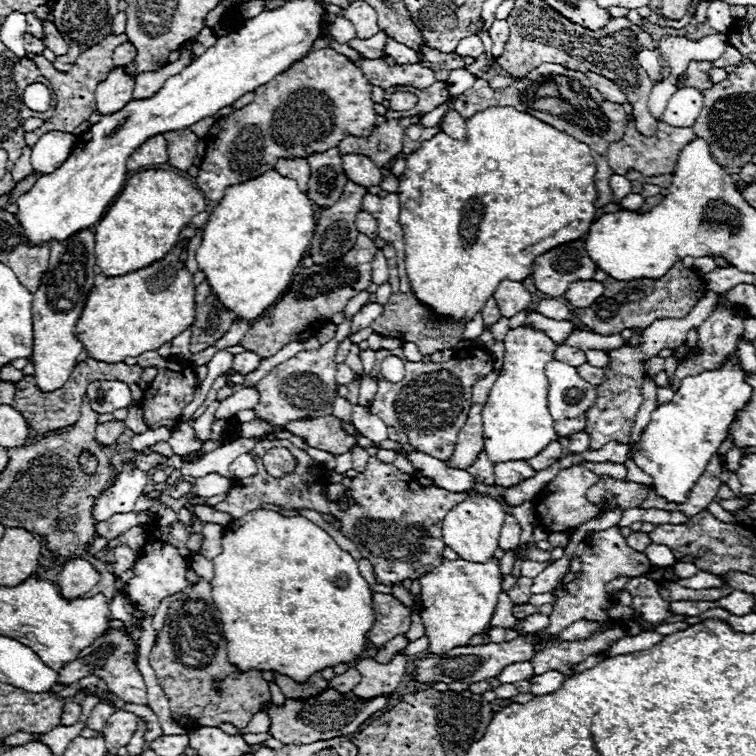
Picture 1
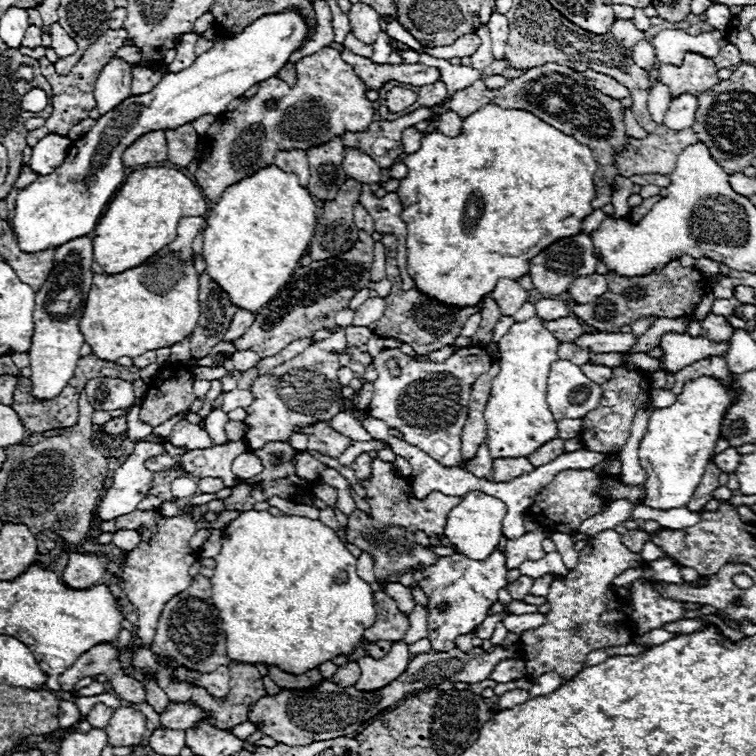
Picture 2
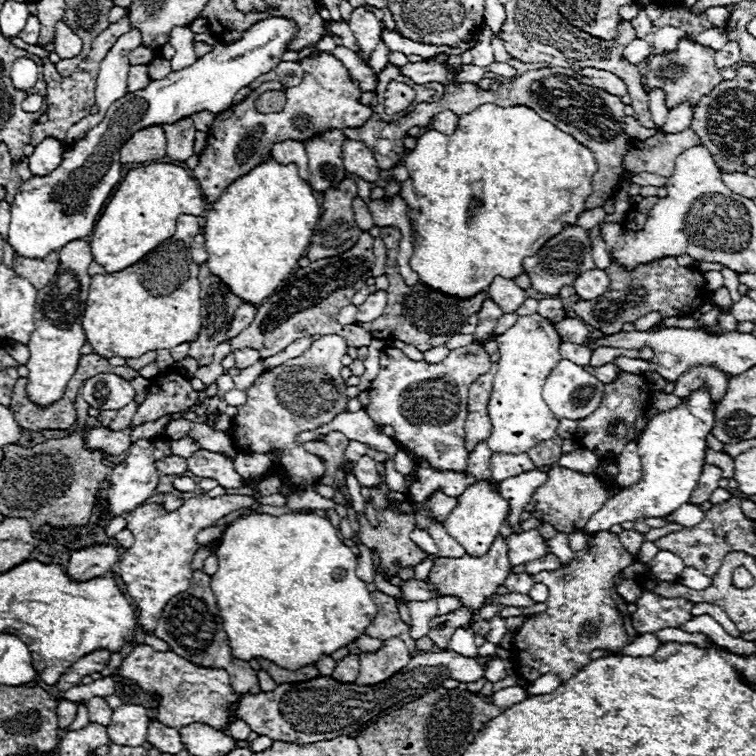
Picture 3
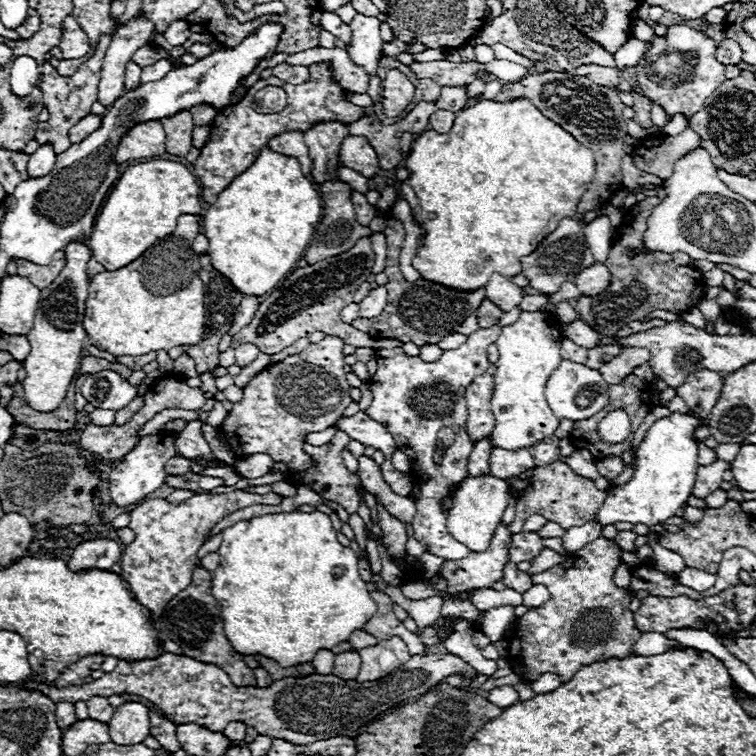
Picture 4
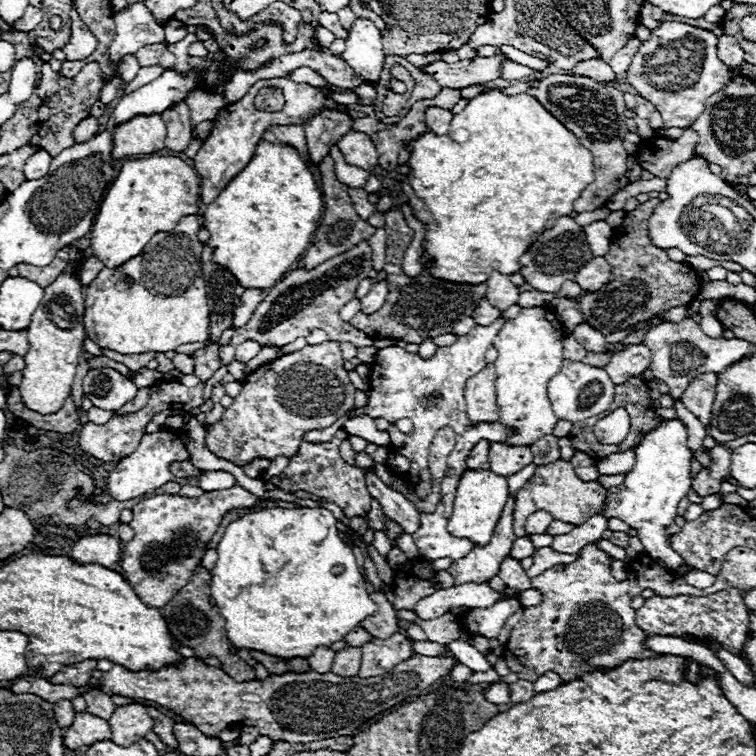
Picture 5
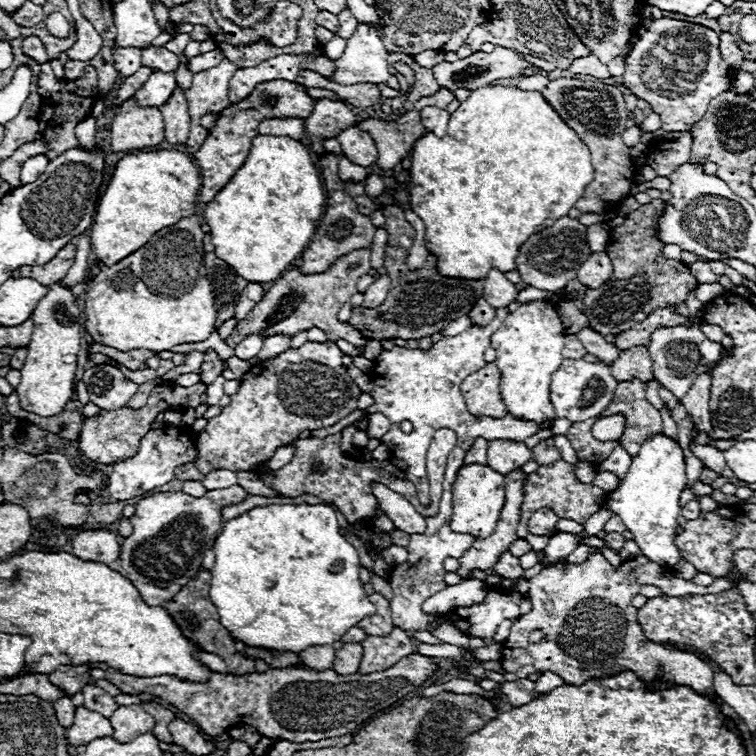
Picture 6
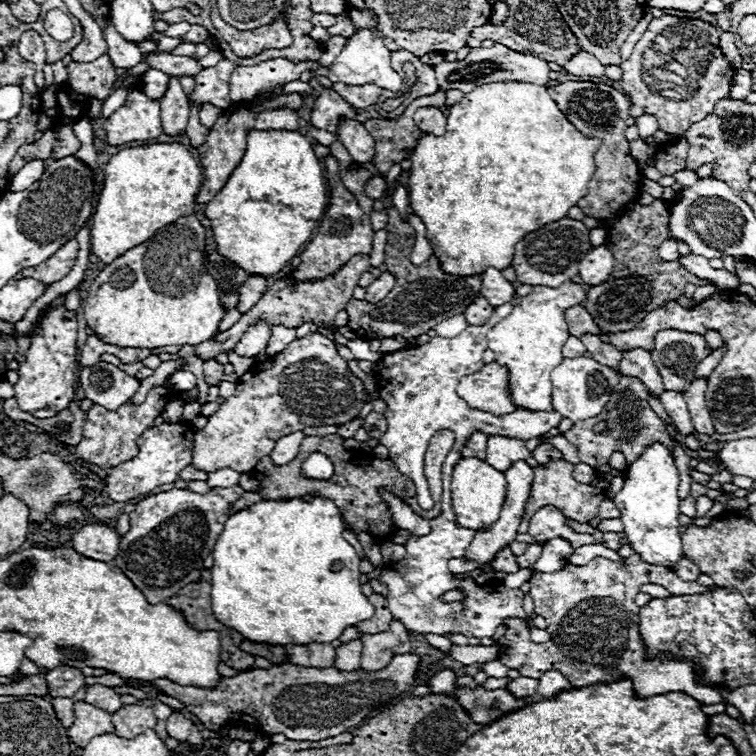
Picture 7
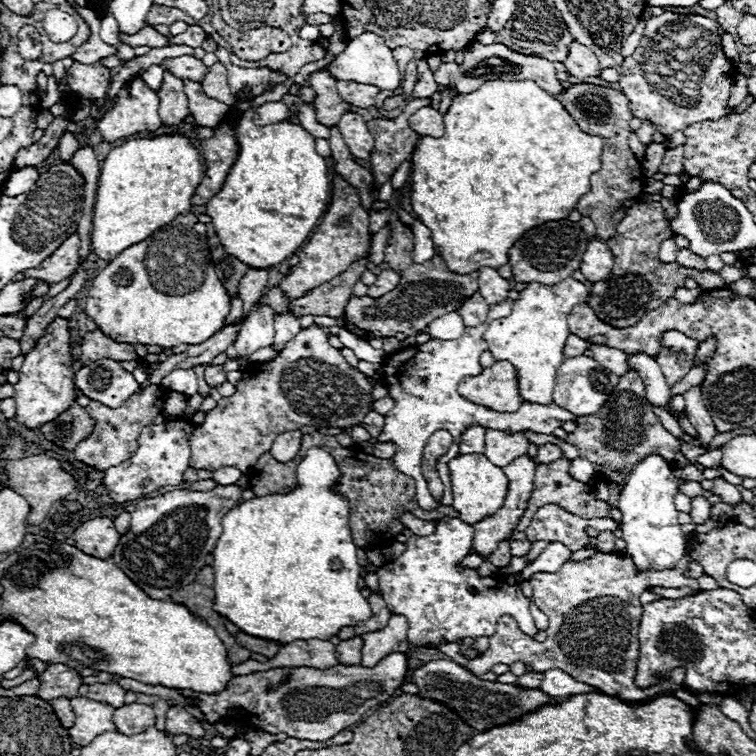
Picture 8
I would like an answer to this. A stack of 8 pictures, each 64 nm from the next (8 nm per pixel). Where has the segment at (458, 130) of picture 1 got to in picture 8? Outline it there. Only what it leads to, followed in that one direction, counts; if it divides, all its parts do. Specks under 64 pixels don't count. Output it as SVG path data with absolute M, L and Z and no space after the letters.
M430 106L416 110L410 116L410 124L420 136L434 136L434 138L438 138L438 136L444 134L444 116L438 110L430 108Z

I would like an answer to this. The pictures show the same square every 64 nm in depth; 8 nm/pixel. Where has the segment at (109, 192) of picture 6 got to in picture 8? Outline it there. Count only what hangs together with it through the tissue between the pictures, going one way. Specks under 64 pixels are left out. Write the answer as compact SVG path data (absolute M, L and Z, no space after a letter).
M182 134L158 136L152 140L134 138L126 140L122 146L114 148L102 162L98 178L98 194L92 216L92 252L102 260L114 260L122 250L132 244L146 240L154 230L164 224L170 224L180 214L192 212L192 196L204 178L204 164L200 154Z

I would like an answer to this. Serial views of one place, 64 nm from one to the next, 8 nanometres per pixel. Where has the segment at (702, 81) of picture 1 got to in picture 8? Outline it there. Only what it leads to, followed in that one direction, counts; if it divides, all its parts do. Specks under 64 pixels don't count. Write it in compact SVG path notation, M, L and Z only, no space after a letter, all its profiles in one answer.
M666 14L670 18L650 18L636 52L624 58L618 72L620 90L630 100L632 116L652 120L658 132L670 136L696 122L724 116L736 70L722 52L716 20L696 14Z

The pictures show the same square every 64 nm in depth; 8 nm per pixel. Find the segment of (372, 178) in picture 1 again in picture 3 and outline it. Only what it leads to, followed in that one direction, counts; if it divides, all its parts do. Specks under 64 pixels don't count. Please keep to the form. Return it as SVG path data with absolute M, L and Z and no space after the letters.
M344 140L344 168L348 174L360 176L366 182L376 182L380 178L374 154L356 140Z

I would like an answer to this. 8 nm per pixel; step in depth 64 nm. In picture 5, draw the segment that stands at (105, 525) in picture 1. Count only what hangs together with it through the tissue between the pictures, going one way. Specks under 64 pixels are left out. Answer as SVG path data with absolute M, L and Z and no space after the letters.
M240 486L204 492L198 498L172 498L174 496L160 494L136 504L130 522L134 538L122 548L122 576L130 582L138 598L150 608L162 608L180 588L190 582L194 568L204 556L204 546L212 540L218 524L230 510L248 508L260 500Z

